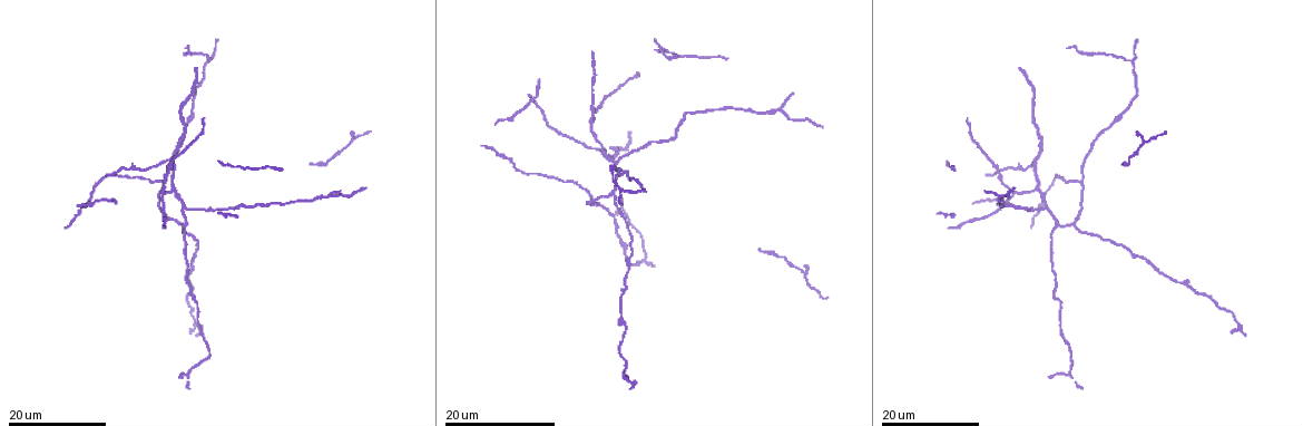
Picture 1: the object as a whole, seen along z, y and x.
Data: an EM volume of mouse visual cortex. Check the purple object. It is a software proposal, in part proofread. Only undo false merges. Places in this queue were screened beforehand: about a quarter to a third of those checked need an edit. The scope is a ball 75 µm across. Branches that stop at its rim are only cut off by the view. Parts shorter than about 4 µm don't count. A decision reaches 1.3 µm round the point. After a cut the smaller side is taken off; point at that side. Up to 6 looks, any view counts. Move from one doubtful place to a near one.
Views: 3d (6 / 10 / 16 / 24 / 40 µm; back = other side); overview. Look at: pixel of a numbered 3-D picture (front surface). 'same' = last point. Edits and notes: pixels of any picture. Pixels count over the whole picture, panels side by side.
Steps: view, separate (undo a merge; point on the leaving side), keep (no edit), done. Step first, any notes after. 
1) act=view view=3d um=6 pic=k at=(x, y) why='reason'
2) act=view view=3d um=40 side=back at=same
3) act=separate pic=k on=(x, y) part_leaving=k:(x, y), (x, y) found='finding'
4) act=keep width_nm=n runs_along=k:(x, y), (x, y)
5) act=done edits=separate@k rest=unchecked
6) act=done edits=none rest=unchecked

act=view view=3d um=24 pic=1 at=(645, 258) why='three arms meet'

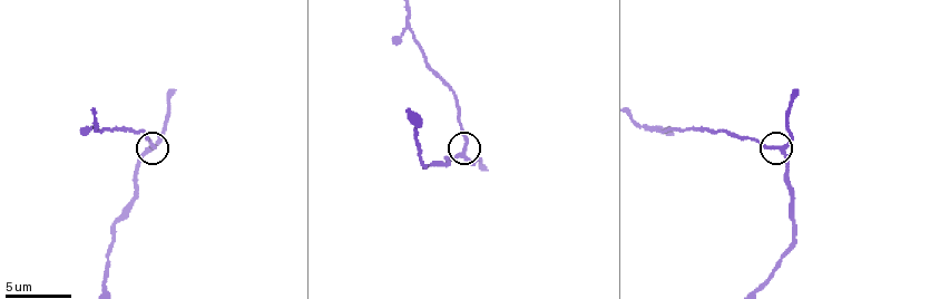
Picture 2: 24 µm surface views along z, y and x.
act=view view=3d um=6 pic=2 at=(780, 147)

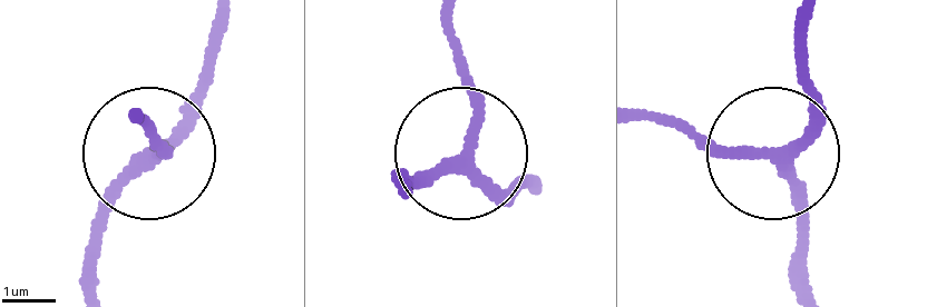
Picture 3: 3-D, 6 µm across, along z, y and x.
act=keep runs_along=3:(89, 285), (94, 218), (182, 126), (217, 50) found='continuous, no second neuron'

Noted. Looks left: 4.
act=view view=3d um=24 pic=1 at=(606, 151) why='three arms meet'

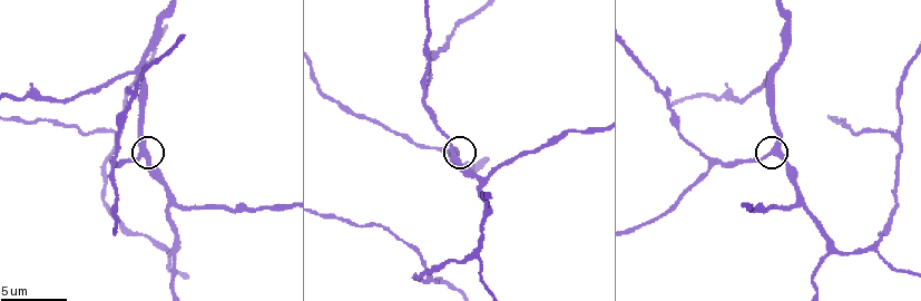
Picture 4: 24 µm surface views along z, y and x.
act=view view=3d um=10 pic=4 at=(140, 149)

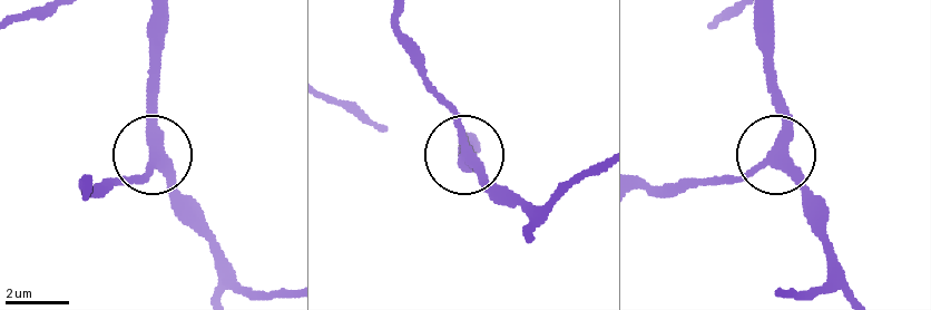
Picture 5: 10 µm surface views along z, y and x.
act=view view=3d um=6 pic=5 at=(465, 153)

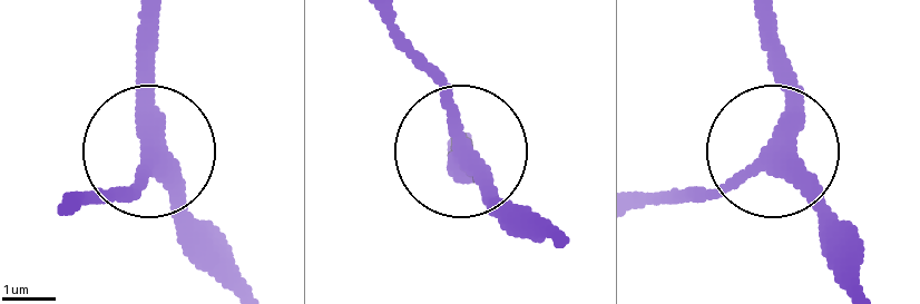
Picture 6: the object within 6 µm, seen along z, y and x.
act=keep arms=3 runs_along=6:(250, 284), (152, 152), (147, 22) found='all the same neuron'

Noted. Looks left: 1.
act=view view=3d um=10 pic=4 at=(175, 253) why='branch point'

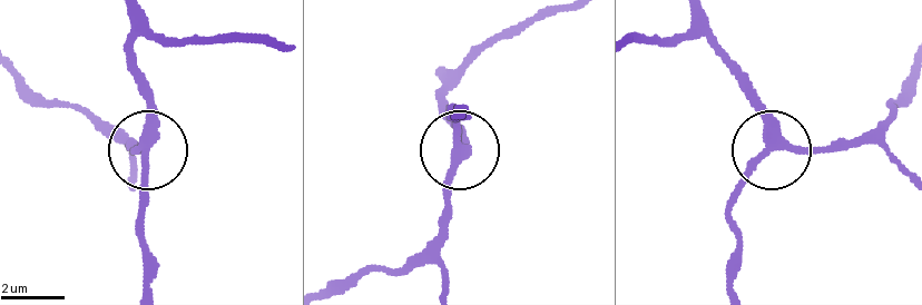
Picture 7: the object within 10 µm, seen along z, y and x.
act=keep width_nm=280 runs_along=7:(249, 43), (133, 43), (129, 68), (146, 99), (146, 208) found='one neuron here'

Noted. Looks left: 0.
act=done edits=none rest=unchecked

